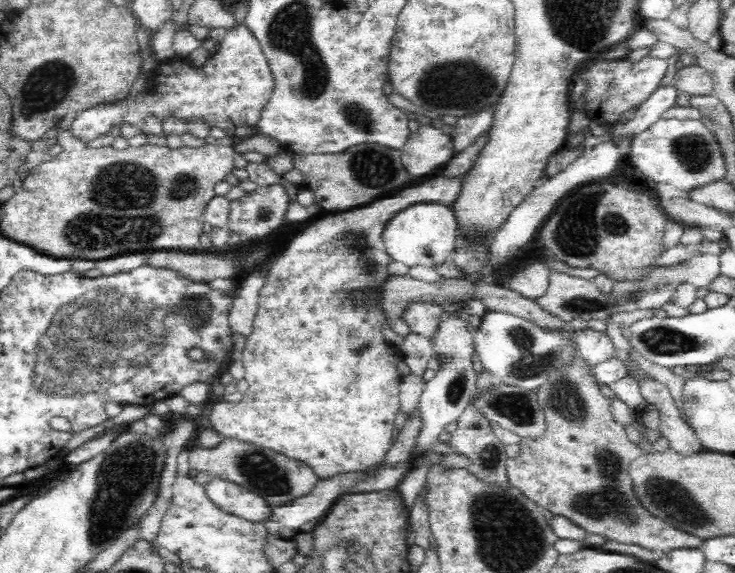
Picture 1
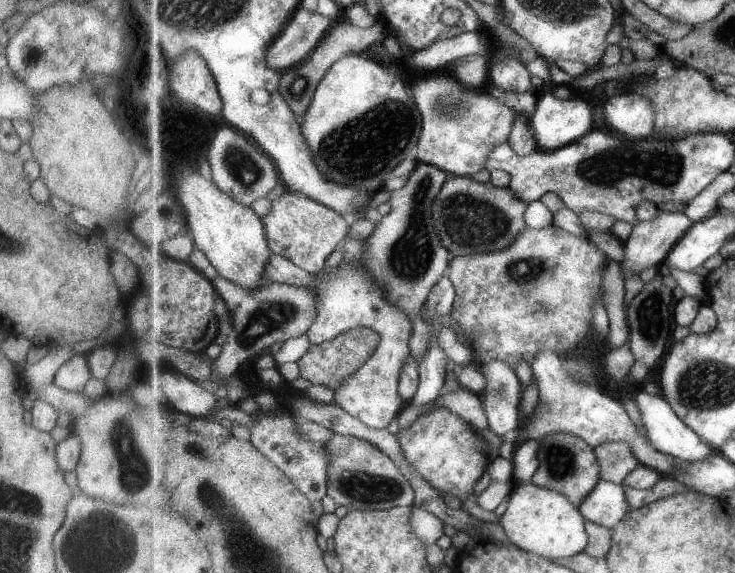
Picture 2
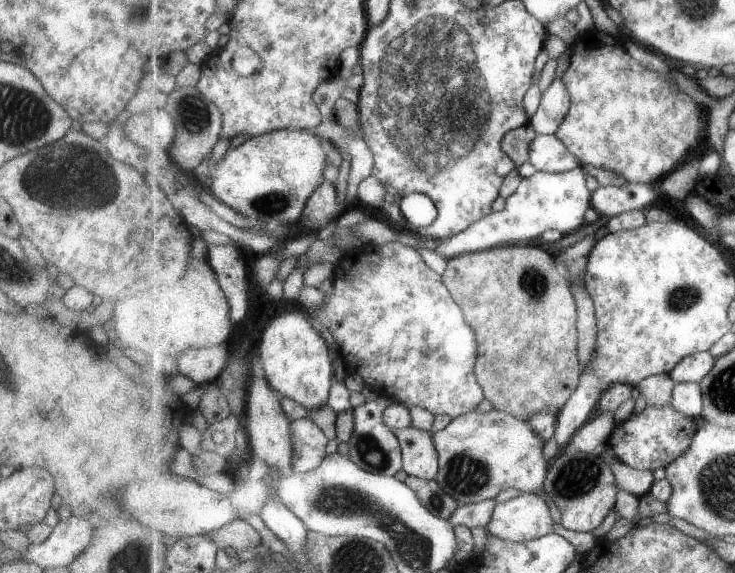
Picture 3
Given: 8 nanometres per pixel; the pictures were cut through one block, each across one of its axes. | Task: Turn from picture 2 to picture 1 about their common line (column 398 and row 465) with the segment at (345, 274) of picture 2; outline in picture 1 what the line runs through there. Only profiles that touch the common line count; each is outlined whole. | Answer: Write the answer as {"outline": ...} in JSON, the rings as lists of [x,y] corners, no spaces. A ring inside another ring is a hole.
{"outline":[[[437,173],[422,186],[400,190],[398,194],[364,207],[341,213],[324,213],[301,233],[294,235],[285,251],[270,266],[269,277],[258,298],[252,332],[245,337],[241,361],[248,388],[240,402],[215,401],[208,416],[209,426],[215,433],[227,441],[267,449],[302,462],[314,471],[319,481],[346,474],[360,475],[362,478],[346,490],[349,494],[397,489],[404,477],[416,469],[416,458],[412,456],[394,466],[389,466],[386,461],[395,441],[394,419],[400,411],[401,376],[396,369],[398,362],[402,361],[398,349],[384,339],[382,326],[390,322],[377,308],[375,294],[370,296],[366,306],[359,306],[351,304],[349,292],[354,289],[373,291],[390,275],[388,266],[392,259],[381,241],[386,221],[399,210],[422,201],[450,207],[459,193],[461,178],[445,180]]]}

